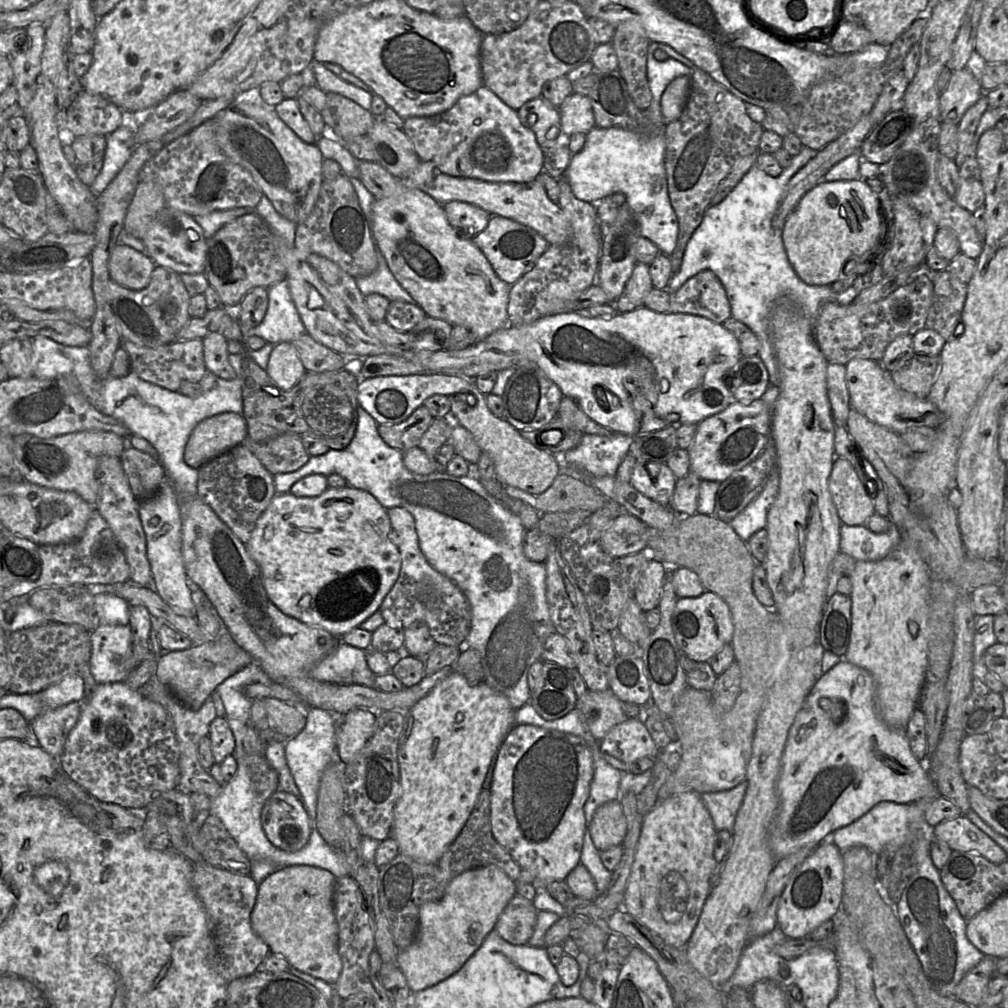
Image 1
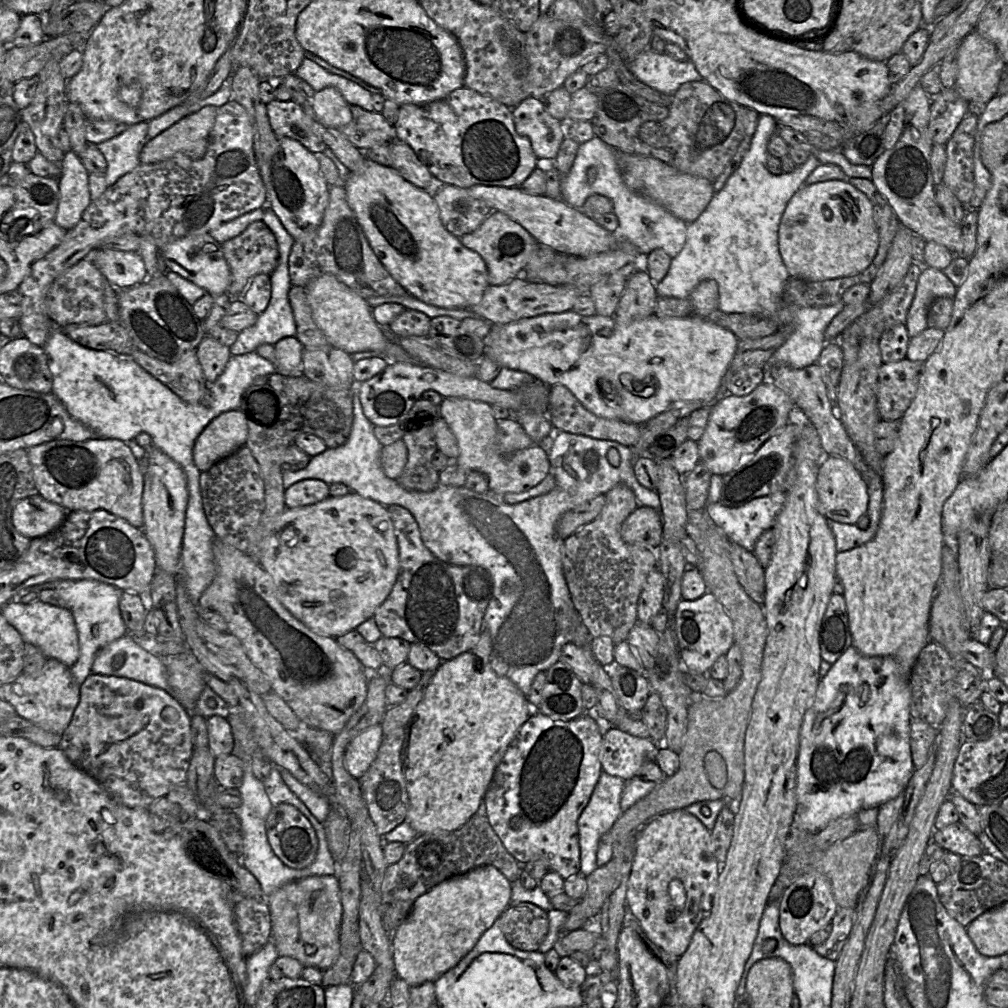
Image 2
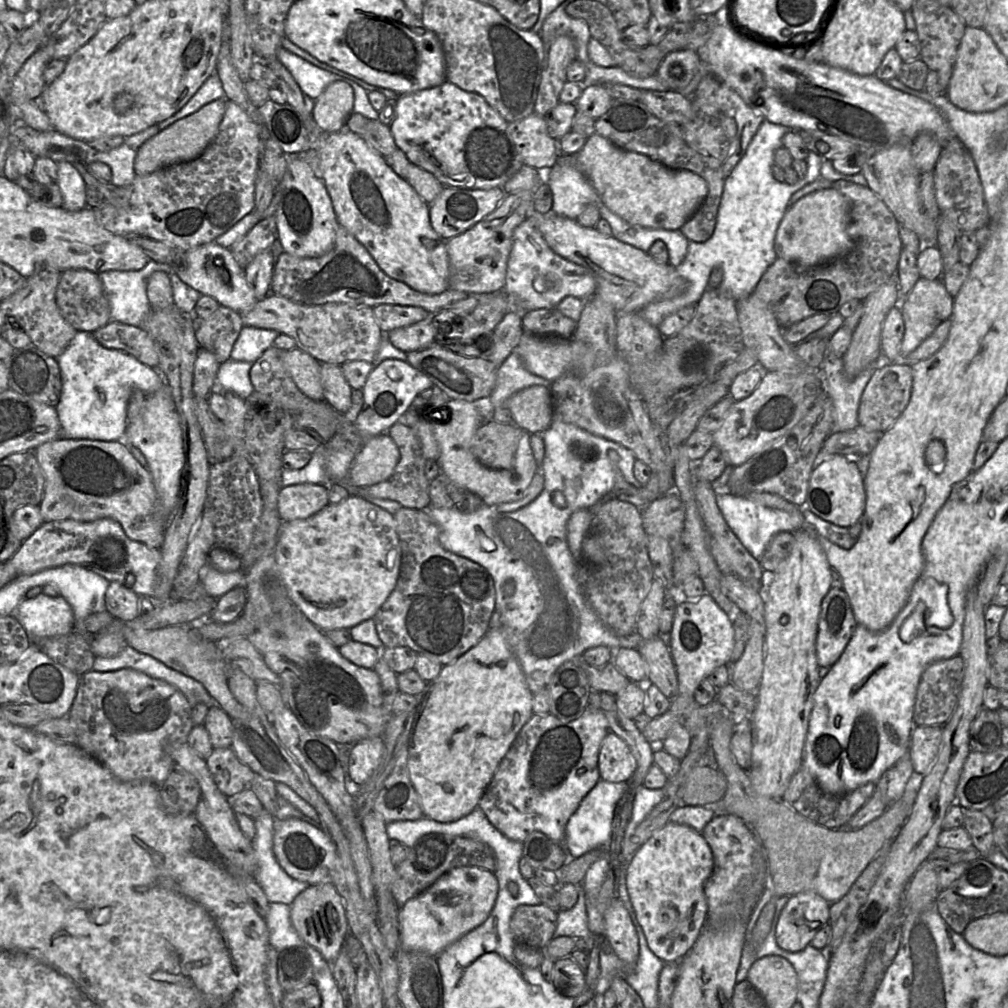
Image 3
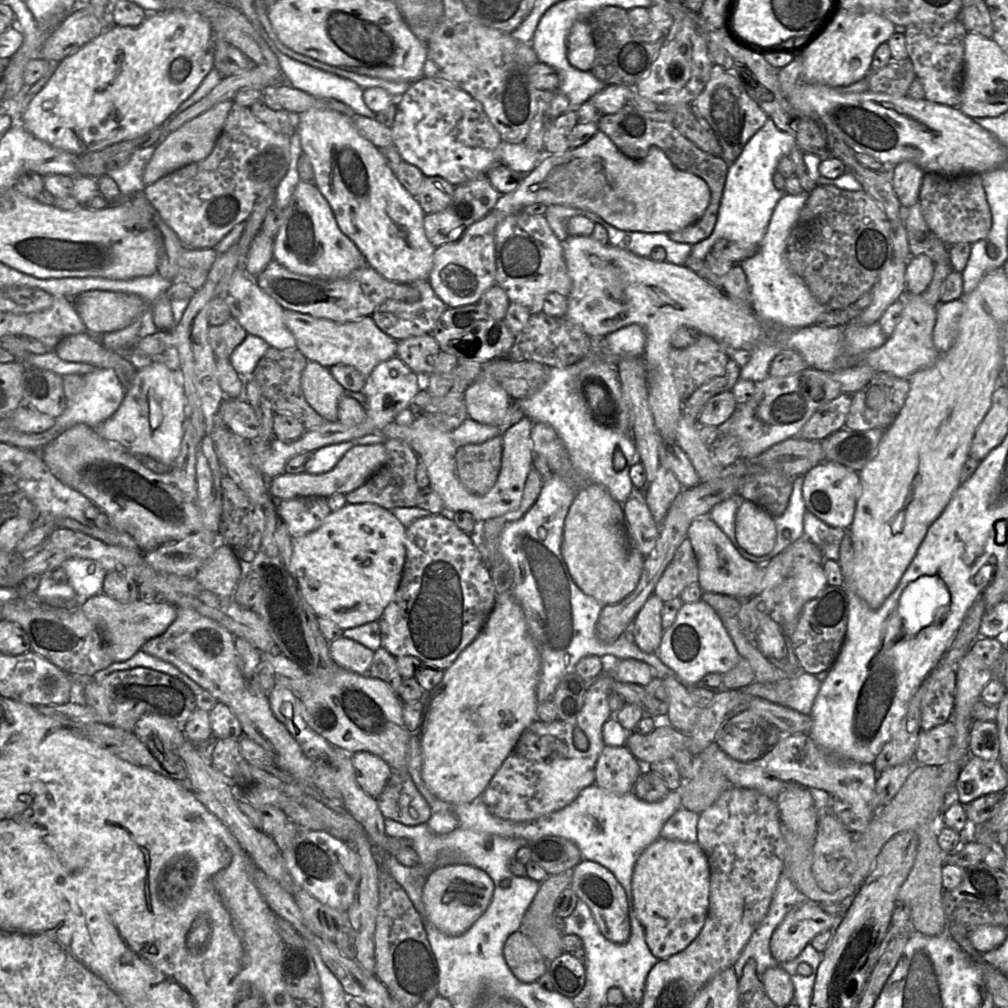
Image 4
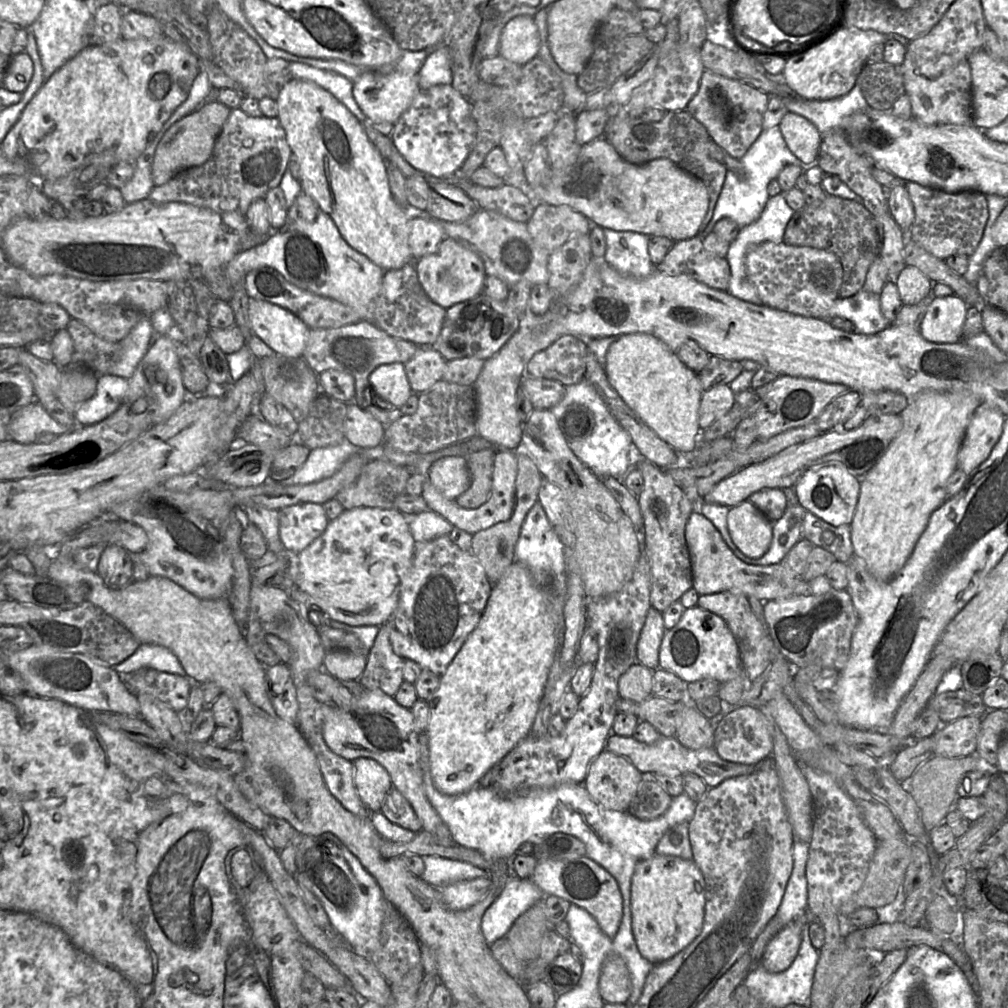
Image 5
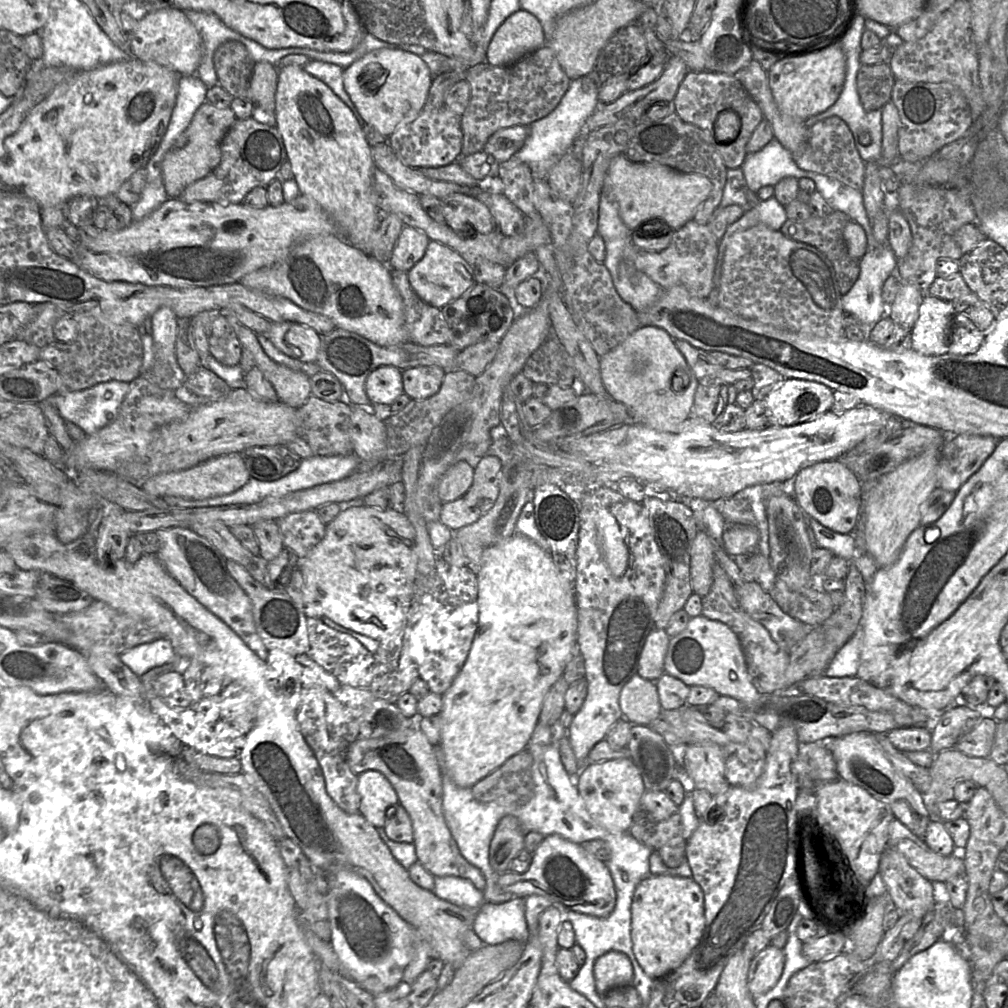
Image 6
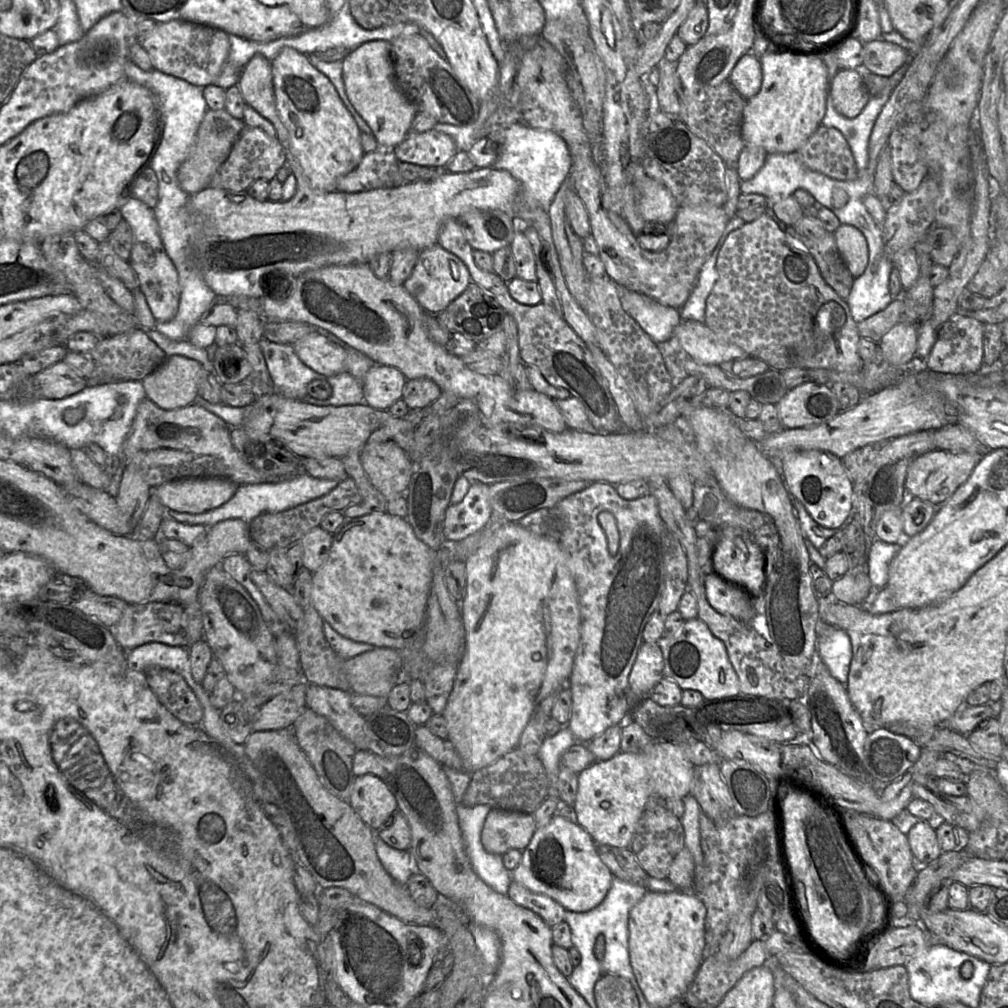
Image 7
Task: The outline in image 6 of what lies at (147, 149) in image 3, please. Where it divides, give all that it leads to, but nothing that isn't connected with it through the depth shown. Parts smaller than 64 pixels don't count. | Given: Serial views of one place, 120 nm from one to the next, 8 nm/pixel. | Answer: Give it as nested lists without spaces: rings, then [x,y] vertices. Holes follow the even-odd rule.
[[[207,101],[197,109],[190,124],[178,136],[162,162],[165,191],[169,197],[179,197],[187,186],[218,166],[221,161],[221,141],[236,119],[230,107],[218,108]]]

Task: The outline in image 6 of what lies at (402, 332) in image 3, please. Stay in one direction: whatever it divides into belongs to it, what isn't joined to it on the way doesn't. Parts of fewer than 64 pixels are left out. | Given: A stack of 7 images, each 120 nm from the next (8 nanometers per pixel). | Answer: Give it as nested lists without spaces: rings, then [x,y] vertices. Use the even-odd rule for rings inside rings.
[[[437,365],[417,366],[402,371],[404,393],[411,400],[425,400],[439,391],[445,377],[445,371]]]

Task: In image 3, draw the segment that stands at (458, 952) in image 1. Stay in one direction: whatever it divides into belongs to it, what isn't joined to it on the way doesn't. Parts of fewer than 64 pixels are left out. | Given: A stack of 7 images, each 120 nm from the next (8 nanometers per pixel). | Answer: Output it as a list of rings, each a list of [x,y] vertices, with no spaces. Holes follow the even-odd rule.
[[[459,867],[446,872],[400,908],[400,949],[437,957],[449,945],[485,922],[495,905],[498,889],[496,876],[485,869]]]

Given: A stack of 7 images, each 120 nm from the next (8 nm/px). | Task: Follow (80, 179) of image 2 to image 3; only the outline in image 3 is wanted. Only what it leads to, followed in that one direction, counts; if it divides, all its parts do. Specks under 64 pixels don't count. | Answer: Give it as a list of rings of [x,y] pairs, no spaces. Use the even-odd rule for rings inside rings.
[[[67,161],[56,162],[57,185],[63,196],[62,207],[68,211],[79,211],[87,206],[86,184],[79,171]]]

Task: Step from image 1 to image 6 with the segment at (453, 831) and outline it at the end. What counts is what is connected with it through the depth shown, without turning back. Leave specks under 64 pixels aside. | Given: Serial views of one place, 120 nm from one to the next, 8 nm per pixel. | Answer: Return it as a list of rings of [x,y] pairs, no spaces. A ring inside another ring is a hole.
[[[515,533],[512,537],[509,539],[497,544],[491,549],[488,549],[482,558],[482,563],[479,566],[479,568],[476,570],[476,577],[477,577],[477,585],[478,585],[478,596],[477,596],[477,604],[478,604],[478,615],[477,615],[477,623],[476,623],[476,631],[473,636],[473,639],[471,641],[467,657],[464,661],[463,666],[461,667],[460,671],[454,678],[451,686],[449,689],[442,695],[442,707],[439,712],[439,716],[441,719],[441,740],[440,743],[436,745],[441,745],[444,756],[445,756],[445,764],[446,764],[446,770],[452,779],[452,781],[459,787],[463,788],[471,788],[476,782],[493,772],[495,769],[497,769],[499,766],[501,766],[507,759],[509,759],[511,756],[515,755],[519,751],[525,749],[527,747],[527,743],[532,735],[532,732],[538,722],[539,713],[540,713],[540,707],[543,701],[543,698],[551,685],[562,675],[562,672],[564,671],[569,659],[571,656],[576,652],[576,629],[577,629],[577,608],[576,608],[576,602],[575,602],[575,595],[573,588],[571,588],[563,579],[561,574],[559,573],[558,569],[556,568],[553,559],[551,557],[551,554],[549,551],[543,550],[538,545],[536,545],[533,541],[519,536],[517,533]]]

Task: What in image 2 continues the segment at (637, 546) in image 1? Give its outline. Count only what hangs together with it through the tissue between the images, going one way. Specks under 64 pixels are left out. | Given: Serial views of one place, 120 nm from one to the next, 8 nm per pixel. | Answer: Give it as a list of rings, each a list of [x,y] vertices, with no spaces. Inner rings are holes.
[[[638,506],[623,522],[620,533],[628,544],[657,550],[663,539],[660,510]]]

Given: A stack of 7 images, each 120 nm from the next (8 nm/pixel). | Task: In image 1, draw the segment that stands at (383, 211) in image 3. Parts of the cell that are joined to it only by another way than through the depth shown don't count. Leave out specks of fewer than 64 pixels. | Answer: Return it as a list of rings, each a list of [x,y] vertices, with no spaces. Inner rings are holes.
[[[407,185],[398,196],[375,199],[370,228],[376,247],[384,256],[394,277],[427,316],[442,319],[453,326],[460,325],[467,328],[475,336],[476,342],[508,324],[507,308],[511,285],[496,275],[472,239],[464,240],[459,237],[449,224],[443,205],[430,195]]]

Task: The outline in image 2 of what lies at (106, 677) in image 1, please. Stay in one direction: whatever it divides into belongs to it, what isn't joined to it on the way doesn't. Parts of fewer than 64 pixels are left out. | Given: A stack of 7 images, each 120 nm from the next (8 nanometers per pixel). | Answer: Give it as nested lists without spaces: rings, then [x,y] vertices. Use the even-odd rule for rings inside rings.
[[[128,633],[98,652],[91,671],[95,674],[124,677],[171,691],[164,658],[142,649]]]

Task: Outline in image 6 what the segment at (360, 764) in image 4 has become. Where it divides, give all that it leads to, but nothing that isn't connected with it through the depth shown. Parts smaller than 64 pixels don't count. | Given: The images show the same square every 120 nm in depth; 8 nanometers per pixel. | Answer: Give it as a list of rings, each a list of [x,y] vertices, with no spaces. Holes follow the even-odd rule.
[[[367,770],[357,776],[359,813],[375,828],[384,827],[386,812],[399,803],[389,780],[377,770]]]

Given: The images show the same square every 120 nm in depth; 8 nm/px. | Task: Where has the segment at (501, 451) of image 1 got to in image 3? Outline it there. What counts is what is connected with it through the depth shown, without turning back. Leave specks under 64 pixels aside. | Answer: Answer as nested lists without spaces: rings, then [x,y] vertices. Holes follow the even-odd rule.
[[[450,400],[442,408],[433,411],[428,422],[440,447],[437,463],[441,474],[445,474],[460,490],[466,490],[479,496],[484,505],[498,506],[521,500],[534,477],[540,470],[530,445],[531,434],[522,431],[511,469],[493,470],[483,466],[471,451],[472,439],[485,421],[481,407],[474,402]]]

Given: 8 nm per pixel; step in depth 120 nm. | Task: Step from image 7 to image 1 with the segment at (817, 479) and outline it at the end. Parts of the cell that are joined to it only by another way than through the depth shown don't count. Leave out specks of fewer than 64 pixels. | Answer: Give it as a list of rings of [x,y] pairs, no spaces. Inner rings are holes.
[[[836,457],[829,477],[829,491],[842,523],[865,525],[875,513],[872,497],[852,464]]]

